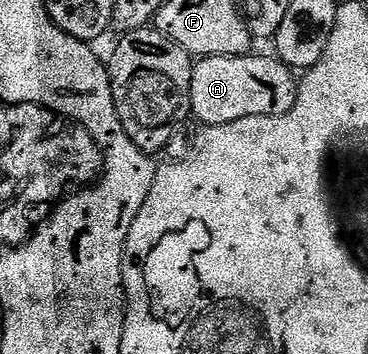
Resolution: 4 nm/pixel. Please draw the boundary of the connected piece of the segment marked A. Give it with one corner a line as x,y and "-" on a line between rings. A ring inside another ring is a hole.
209,55
193,66
191,82
191,115
203,122
204,128
229,125
241,117
280,115
295,104
297,75
279,58
270,55

